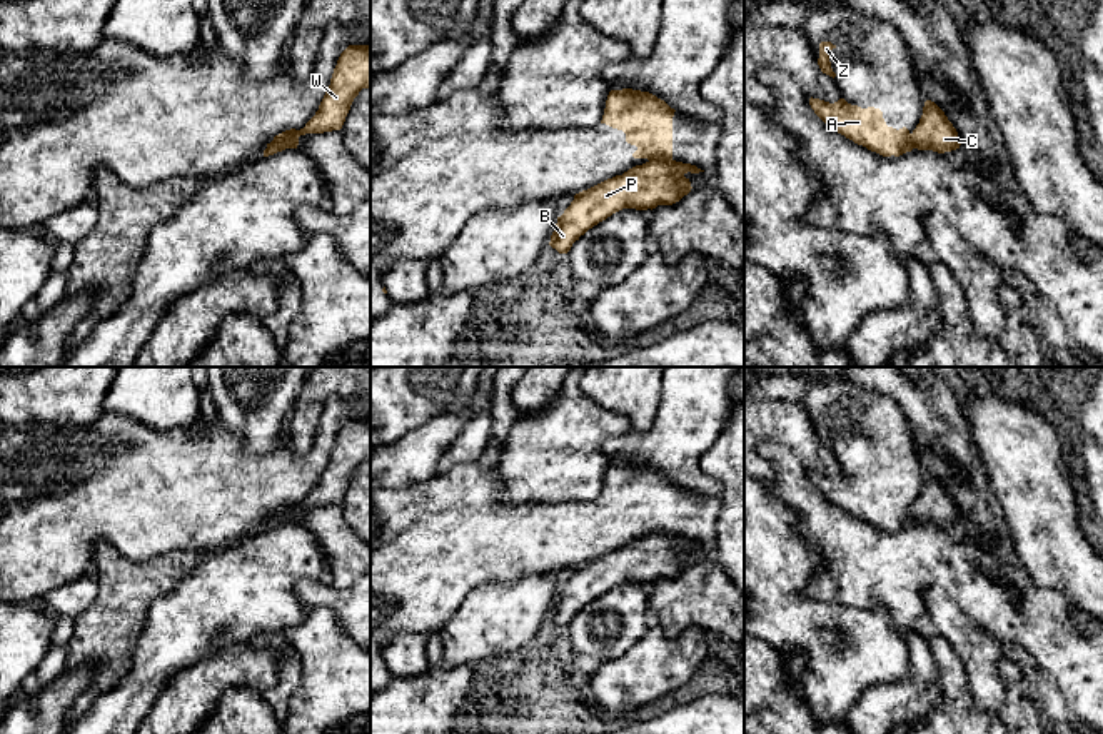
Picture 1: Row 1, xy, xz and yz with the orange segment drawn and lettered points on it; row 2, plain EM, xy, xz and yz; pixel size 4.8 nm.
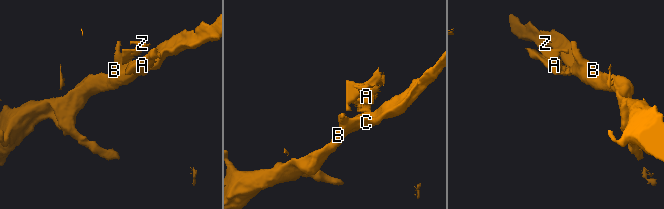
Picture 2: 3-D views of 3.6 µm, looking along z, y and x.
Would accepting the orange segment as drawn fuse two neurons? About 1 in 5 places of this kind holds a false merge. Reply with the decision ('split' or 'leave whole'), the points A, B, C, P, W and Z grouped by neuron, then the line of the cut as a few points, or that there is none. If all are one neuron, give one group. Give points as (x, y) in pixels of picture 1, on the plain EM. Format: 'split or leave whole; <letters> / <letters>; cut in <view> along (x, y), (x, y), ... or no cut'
split; A Z / B C P W; cut in xz along (649, 532), (671, 534)

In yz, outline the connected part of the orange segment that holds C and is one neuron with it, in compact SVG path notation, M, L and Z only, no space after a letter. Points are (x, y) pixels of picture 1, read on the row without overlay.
M931 474L924 475L919 497L911 507L913 522L933 524L938 527L959 522L961 515L956 502L944 485Z

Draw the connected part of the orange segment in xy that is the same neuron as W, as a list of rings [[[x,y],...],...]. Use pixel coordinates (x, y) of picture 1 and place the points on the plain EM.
[[[349,419],[337,434],[319,484],[297,509],[340,504],[362,462],[370,462],[370,419]]]

